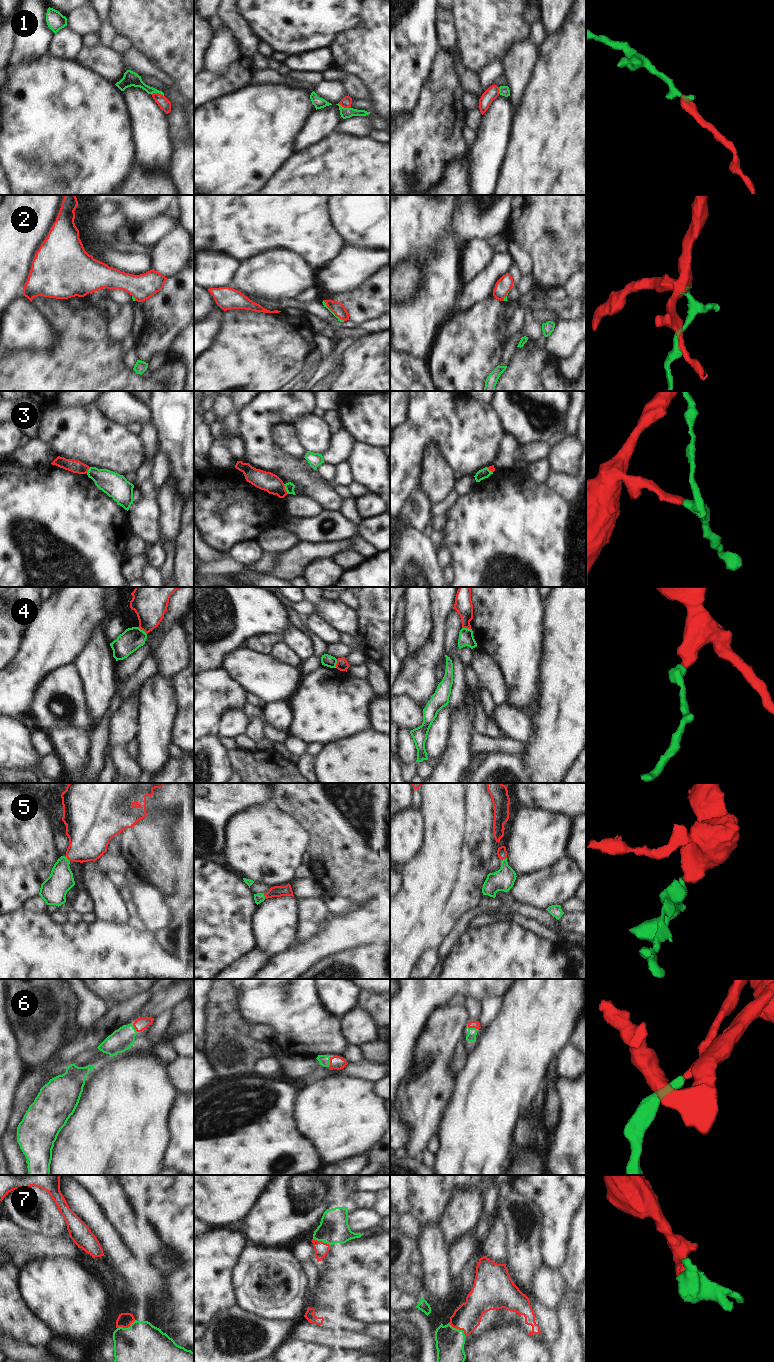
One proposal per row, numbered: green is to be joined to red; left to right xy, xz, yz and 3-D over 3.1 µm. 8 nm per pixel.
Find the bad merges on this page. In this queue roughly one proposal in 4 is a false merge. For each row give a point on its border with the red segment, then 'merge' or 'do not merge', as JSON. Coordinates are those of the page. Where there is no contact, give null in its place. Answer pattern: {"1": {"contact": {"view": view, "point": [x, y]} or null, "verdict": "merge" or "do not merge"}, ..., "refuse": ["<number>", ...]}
{"1": {"contact": {"view": "xy", "point": [157, 93]}, "verdict": "merge"}, "2": {"contact": {"view": "xz", "point": [333, 312]}, "verdict": "merge"}, "3": {"contact": {"view": "xz", "point": [285, 489]}, "verdict": "do not merge"}, "4": {"contact": {"view": "xz", "point": [337, 663]}, "verdict": "do not merge"}, "5": {"contact": {"view": "xz", "point": [264, 895]}, "verdict": "merge"}, "6": {"contact": {"view": "xz", "point": [330, 1062]}, "verdict": "merge"}, "7": {"contact": {"view": "xy", "point": [126, 1327]}, "verdict": "merge"}, "refuse": ["3", "4"]}

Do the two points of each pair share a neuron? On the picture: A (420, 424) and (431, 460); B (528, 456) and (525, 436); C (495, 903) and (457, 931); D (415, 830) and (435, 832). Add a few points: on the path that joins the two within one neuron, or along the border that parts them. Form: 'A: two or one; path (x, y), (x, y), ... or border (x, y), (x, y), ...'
A: two; border (446, 463), (434, 449), (429, 448), (421, 470)
B: two; border (545, 442), (528, 441), (519, 445)
C: one; path (485, 906), (474, 912), (465, 921)
D: two; border (421, 809), (424, 823), (424, 841), (416, 853)

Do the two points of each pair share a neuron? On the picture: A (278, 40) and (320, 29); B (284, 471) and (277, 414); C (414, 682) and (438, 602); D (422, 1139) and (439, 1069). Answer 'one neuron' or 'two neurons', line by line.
A: one neuron
B: one neuron
C: one neuron
D: one neuron

